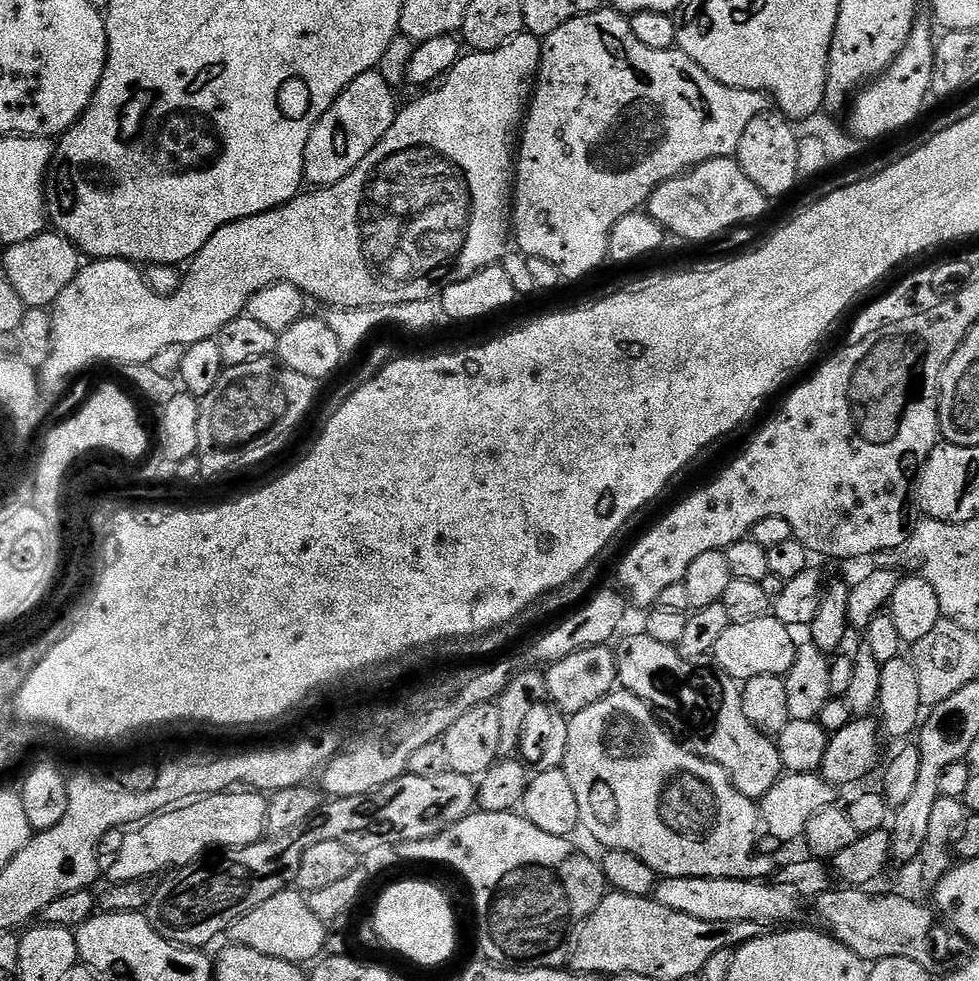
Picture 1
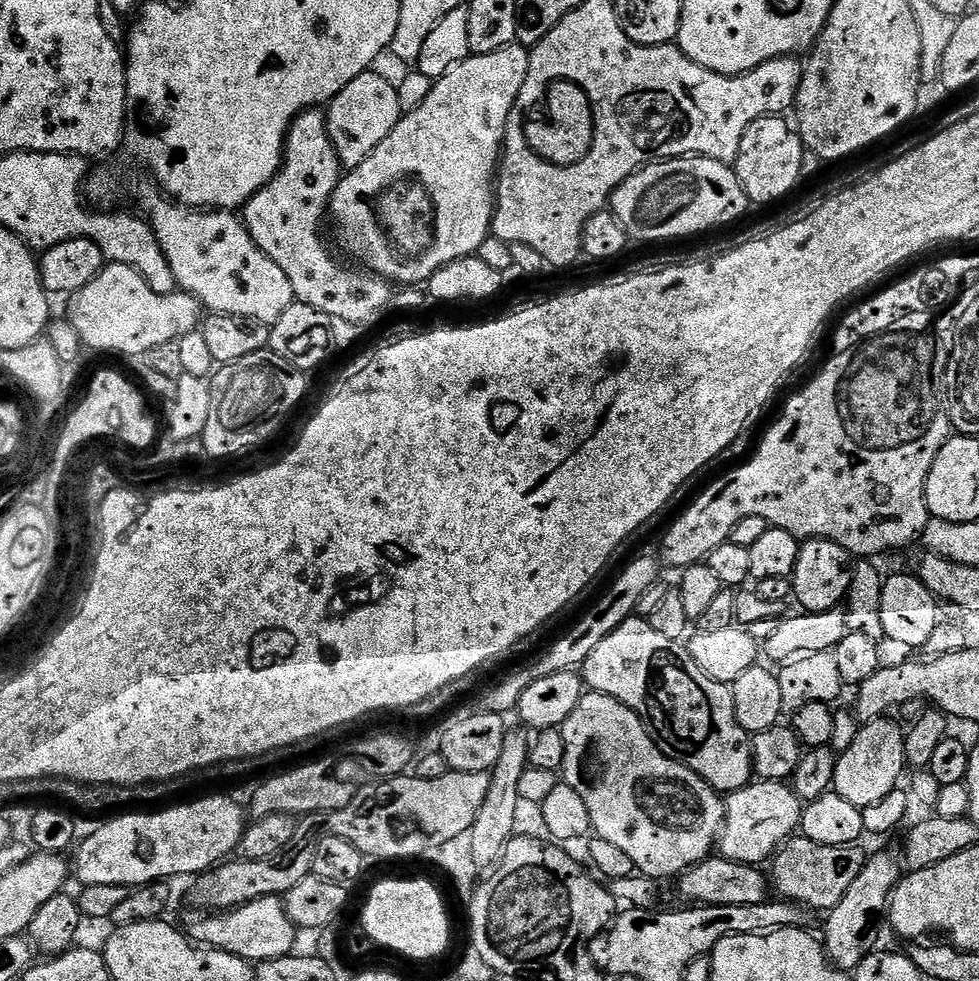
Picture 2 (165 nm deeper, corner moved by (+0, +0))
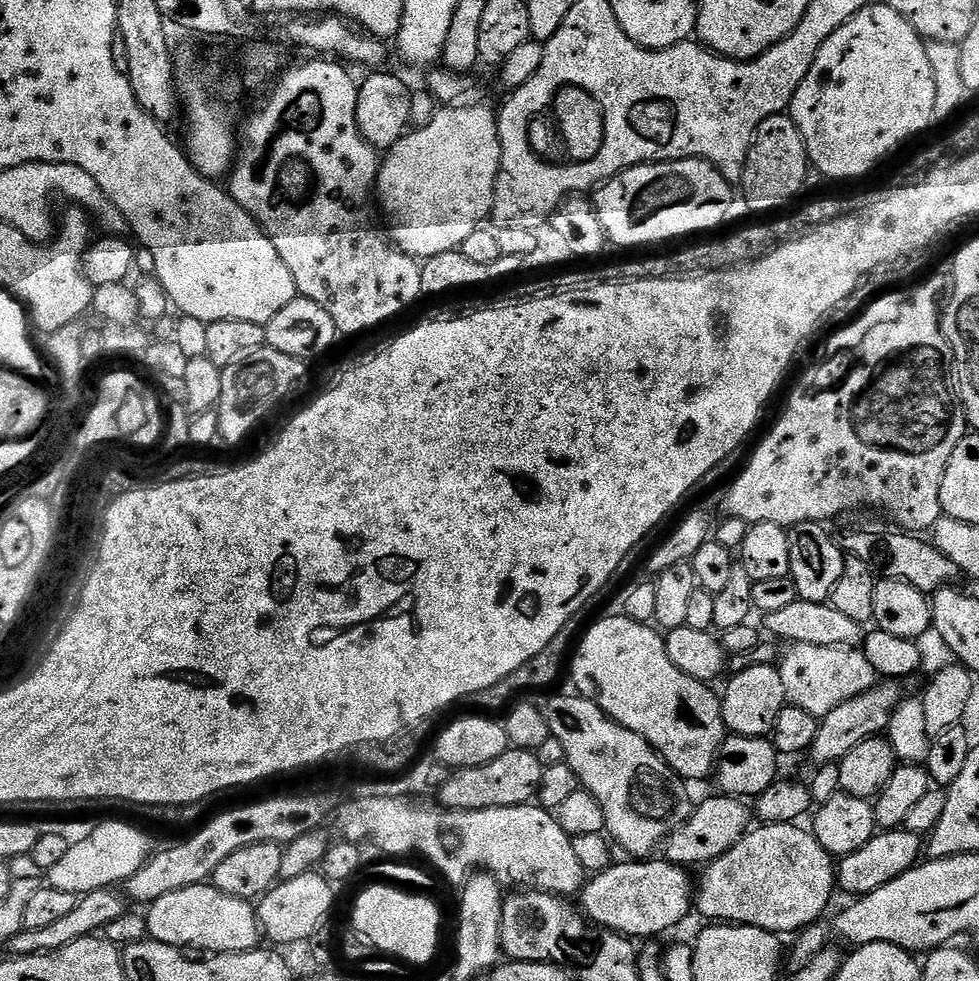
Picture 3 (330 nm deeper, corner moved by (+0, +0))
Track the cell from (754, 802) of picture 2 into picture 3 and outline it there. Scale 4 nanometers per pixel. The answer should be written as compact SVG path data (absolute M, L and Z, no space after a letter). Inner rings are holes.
M715 794L709 800L704 800L692 812L692 817L684 825L673 827L668 834L668 839L663 841L662 856L672 864L681 866L707 866L716 860L726 850L730 850L745 832L749 831L748 816L750 820L750 808L743 799L735 796Z

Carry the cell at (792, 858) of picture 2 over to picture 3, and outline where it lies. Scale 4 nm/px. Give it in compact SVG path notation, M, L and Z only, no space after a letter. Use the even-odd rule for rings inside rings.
M765 824L745 832L726 854L722 854L703 869L694 892L694 908L708 922L748 924L764 928L773 934L799 933L817 923L832 900L832 891L838 888L838 868L834 857L823 848L807 827L796 824Z

